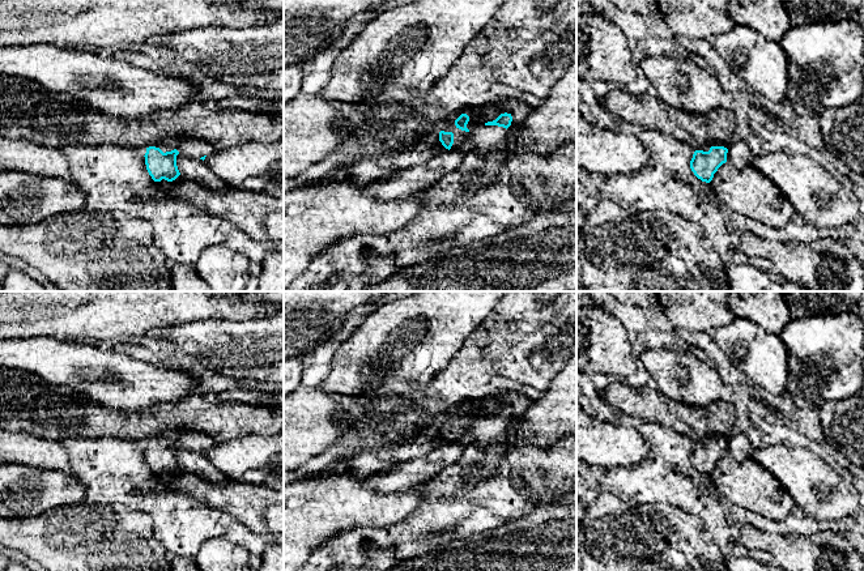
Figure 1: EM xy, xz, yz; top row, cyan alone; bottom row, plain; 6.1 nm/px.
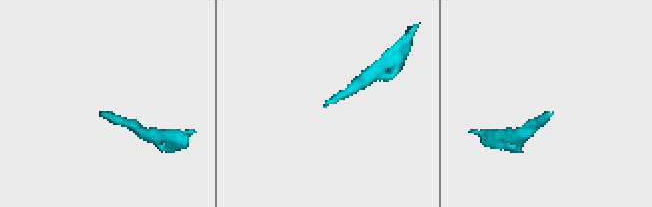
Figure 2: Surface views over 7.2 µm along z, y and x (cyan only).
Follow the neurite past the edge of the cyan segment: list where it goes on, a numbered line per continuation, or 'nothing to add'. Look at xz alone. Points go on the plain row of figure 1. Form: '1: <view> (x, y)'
1: xz (485, 430)

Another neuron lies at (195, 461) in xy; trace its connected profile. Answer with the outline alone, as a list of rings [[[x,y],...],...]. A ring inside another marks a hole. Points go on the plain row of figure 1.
[[[182,447],[176,448],[176,459],[180,468],[192,472],[210,482],[222,482],[229,478],[221,473],[200,451],[190,451]]]

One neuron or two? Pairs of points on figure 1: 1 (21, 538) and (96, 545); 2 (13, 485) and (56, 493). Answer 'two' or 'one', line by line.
1: one
2: one

